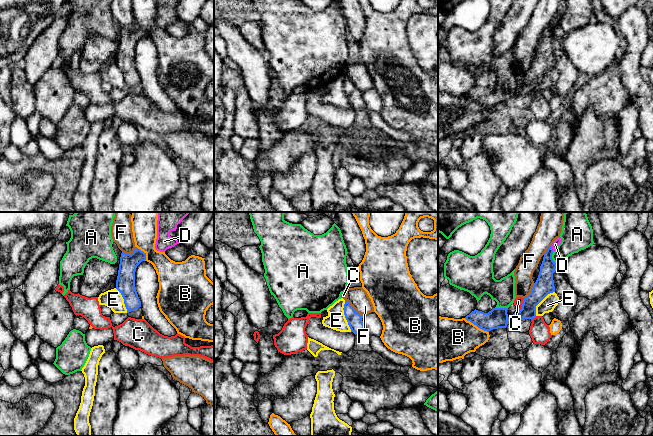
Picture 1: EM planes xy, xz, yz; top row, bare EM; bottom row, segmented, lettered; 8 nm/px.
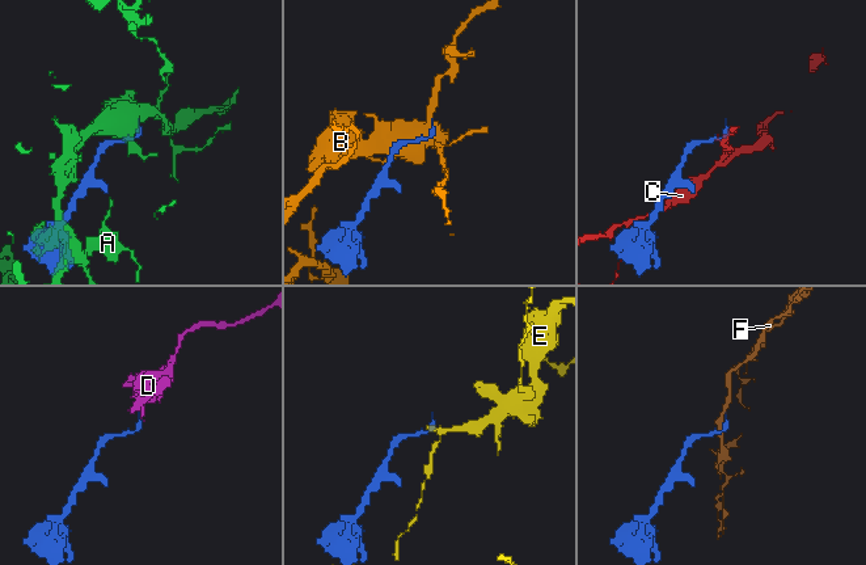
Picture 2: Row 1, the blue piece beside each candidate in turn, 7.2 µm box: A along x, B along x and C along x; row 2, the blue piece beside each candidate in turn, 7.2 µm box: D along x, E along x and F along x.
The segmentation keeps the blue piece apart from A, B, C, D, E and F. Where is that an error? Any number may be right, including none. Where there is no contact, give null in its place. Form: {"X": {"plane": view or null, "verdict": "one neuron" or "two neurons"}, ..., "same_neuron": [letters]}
{"A": {"plane": "yz", "verdict": "two neurons"}, "B": {"plane": "yz", "verdict": "two neurons"}, "C": {"plane": "yz", "verdict": "two neurons"}, "D": {"plane": "yz", "verdict": "one neuron"}, "E": {"plane": "xz", "verdict": "two neurons"}, "F": {"plane": "xz", "verdict": "two neurons"}, "same_neuron": ["D"]}

